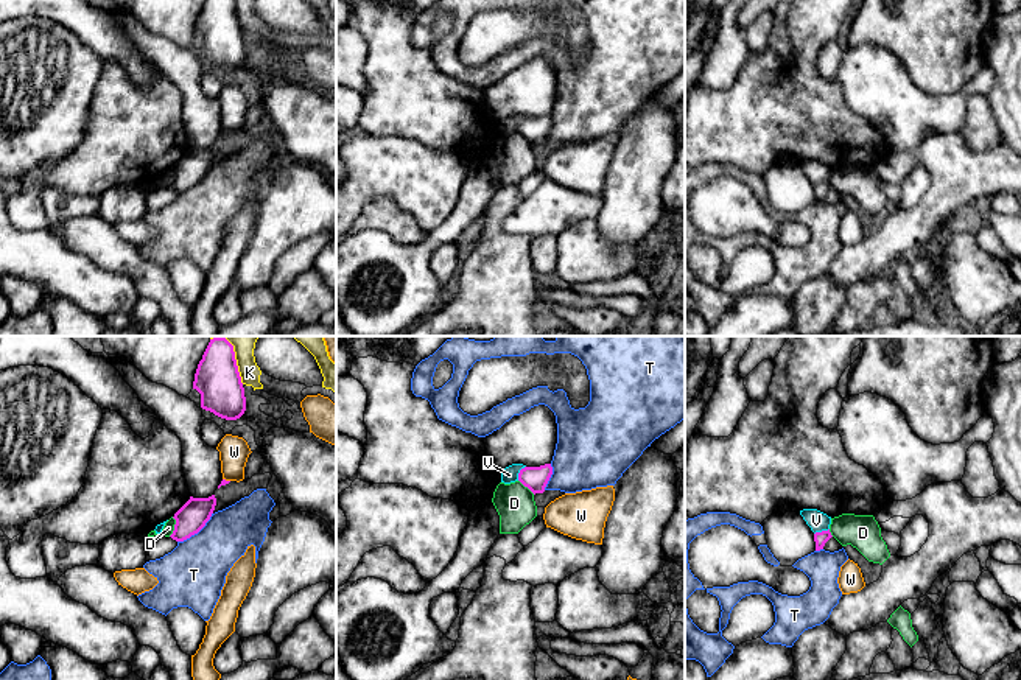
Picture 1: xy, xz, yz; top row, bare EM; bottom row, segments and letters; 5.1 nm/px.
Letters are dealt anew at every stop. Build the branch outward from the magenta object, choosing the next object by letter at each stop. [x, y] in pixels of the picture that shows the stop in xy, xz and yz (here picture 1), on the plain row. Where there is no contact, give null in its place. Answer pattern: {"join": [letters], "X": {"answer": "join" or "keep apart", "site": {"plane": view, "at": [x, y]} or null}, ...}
{"join": [], "D": {"answer": "keep apart", "site": {"plane": "xy", "at": [175, 178]}}, "K": {"answer": "keep apart", "site": {"plane": "xy", "at": [237, 17]}}, "T": {"answer": "keep apart", "site": {"plane": "xy", "at": [196, 184]}}, "V": {"answer": "keep apart", "site": {"plane": "xz", "at": [519, 125]}}, "W": {"answer": "keep apart", "site": {"plane": "xy", "at": [224, 131]}}}

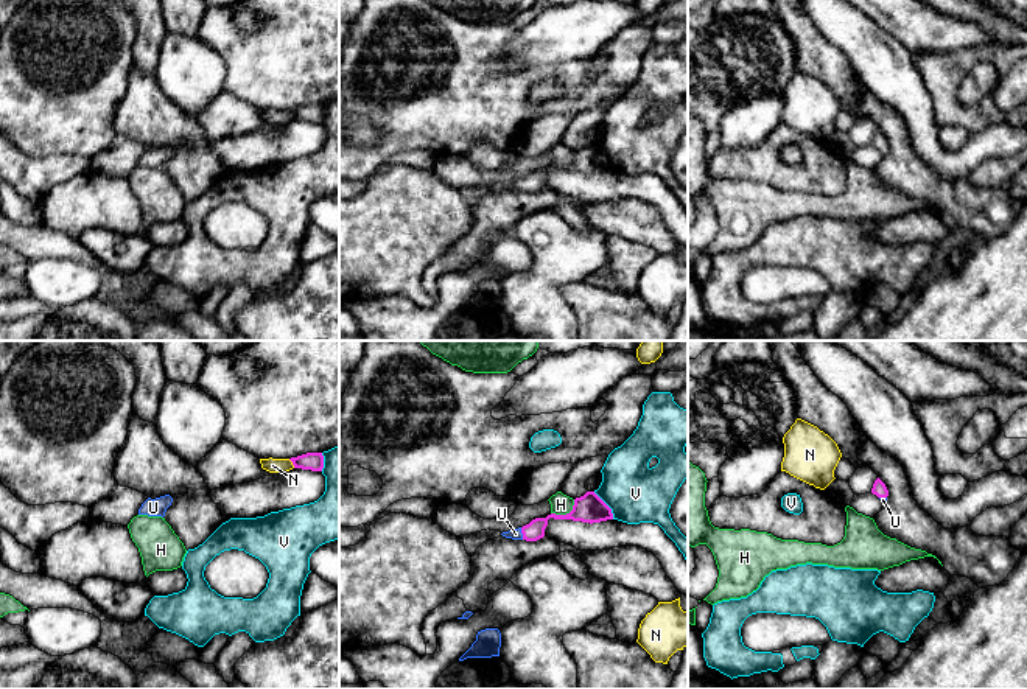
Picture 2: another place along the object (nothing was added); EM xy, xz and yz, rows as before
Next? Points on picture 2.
{"join": ["U"], "H": {"answer": "keep apart", "site": {"plane": "xz", "at": [567, 165]}}, "N": {"answer": "keep apart", "site": {"plane": "xy", "at": [293, 115]}}, "U": {"answer": "join", "site": {"plane": "xz", "at": [522, 184]}}, "V": {"answer": "keep apart", "site": {"plane": "xz", "at": [607, 157]}}}

